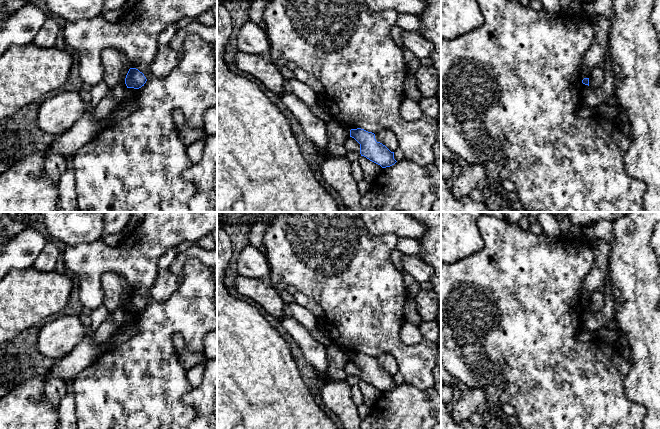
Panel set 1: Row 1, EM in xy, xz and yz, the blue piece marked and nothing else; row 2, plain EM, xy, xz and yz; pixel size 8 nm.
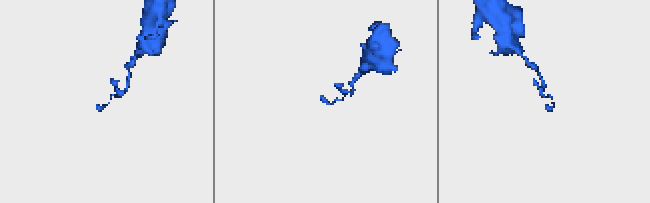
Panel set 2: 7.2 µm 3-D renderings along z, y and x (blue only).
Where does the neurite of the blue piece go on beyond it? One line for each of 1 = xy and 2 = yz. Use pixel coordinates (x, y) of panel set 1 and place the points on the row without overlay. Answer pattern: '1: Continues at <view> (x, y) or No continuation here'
1: No continuation here
2: No continuation here

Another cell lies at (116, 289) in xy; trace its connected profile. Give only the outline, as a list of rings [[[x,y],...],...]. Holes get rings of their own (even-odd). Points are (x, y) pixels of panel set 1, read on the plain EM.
[[[107,271],[101,277],[104,292],[103,305],[113,312],[125,307],[126,299],[130,293],[130,287],[124,277]]]

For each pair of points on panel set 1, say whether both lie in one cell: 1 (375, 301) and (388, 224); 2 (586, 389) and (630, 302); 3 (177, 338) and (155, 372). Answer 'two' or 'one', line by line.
1: two
2: two
3: two

